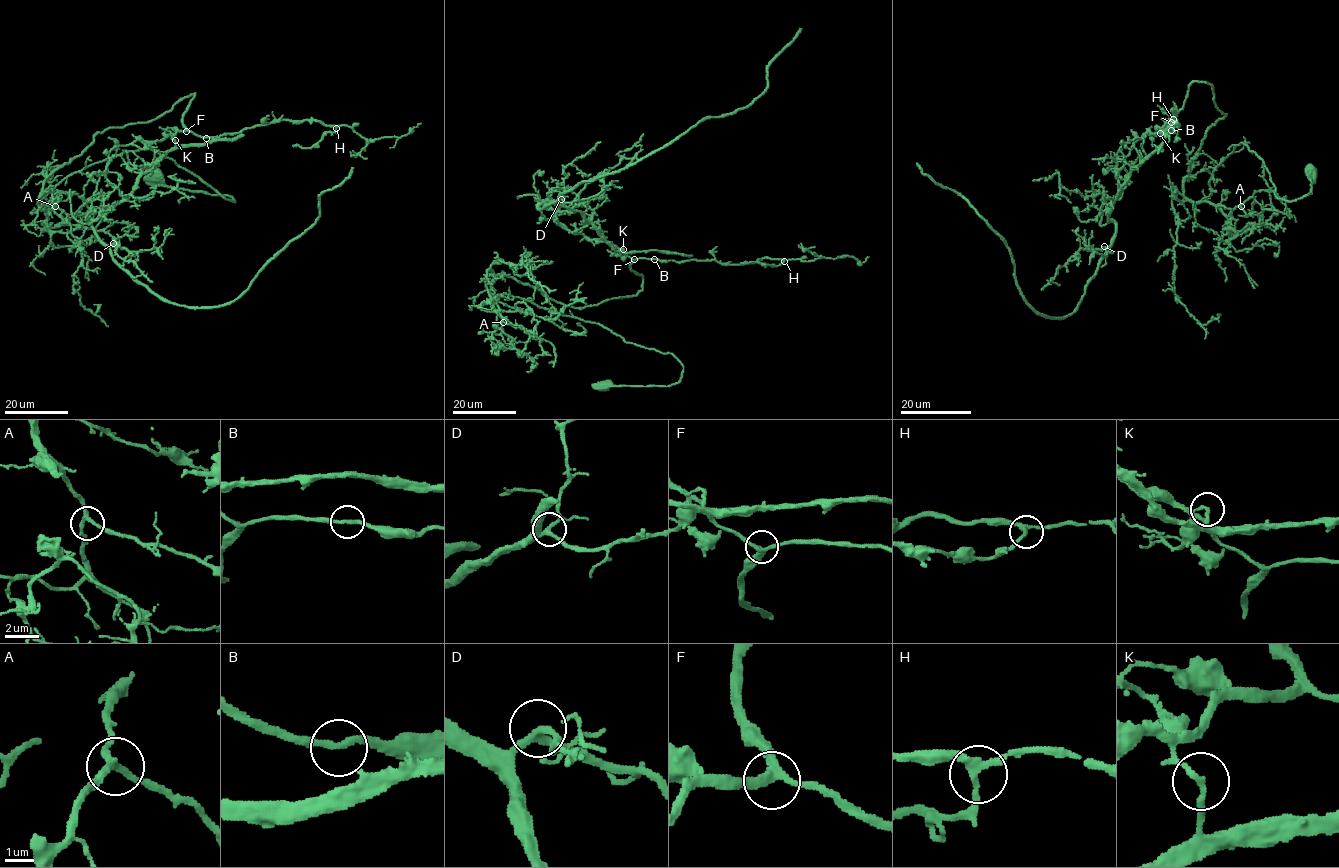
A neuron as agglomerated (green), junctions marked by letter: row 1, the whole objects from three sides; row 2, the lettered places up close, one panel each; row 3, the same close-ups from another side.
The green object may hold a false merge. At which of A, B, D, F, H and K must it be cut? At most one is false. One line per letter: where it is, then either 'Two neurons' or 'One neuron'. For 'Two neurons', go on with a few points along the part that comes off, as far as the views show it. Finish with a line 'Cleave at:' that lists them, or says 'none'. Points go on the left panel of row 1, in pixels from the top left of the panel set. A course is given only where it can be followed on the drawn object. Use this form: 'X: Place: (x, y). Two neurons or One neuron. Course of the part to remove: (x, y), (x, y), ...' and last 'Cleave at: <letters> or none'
A: Place: (55, 206). One neuron
B: Place: (206, 138). One neuron
D: Place: (113, 243). One neuron
F: Place: (186, 131). One neuron
H: Place: (336, 128). One neuron
K: Place: (175, 140). Two neurons. Course of the part to remove: (175, 140), (90, 225), (118, 264), (179, 305), (215, 307), (236, 299), (315, 222), (319, 197), (353, 167)
Cleave at: K

